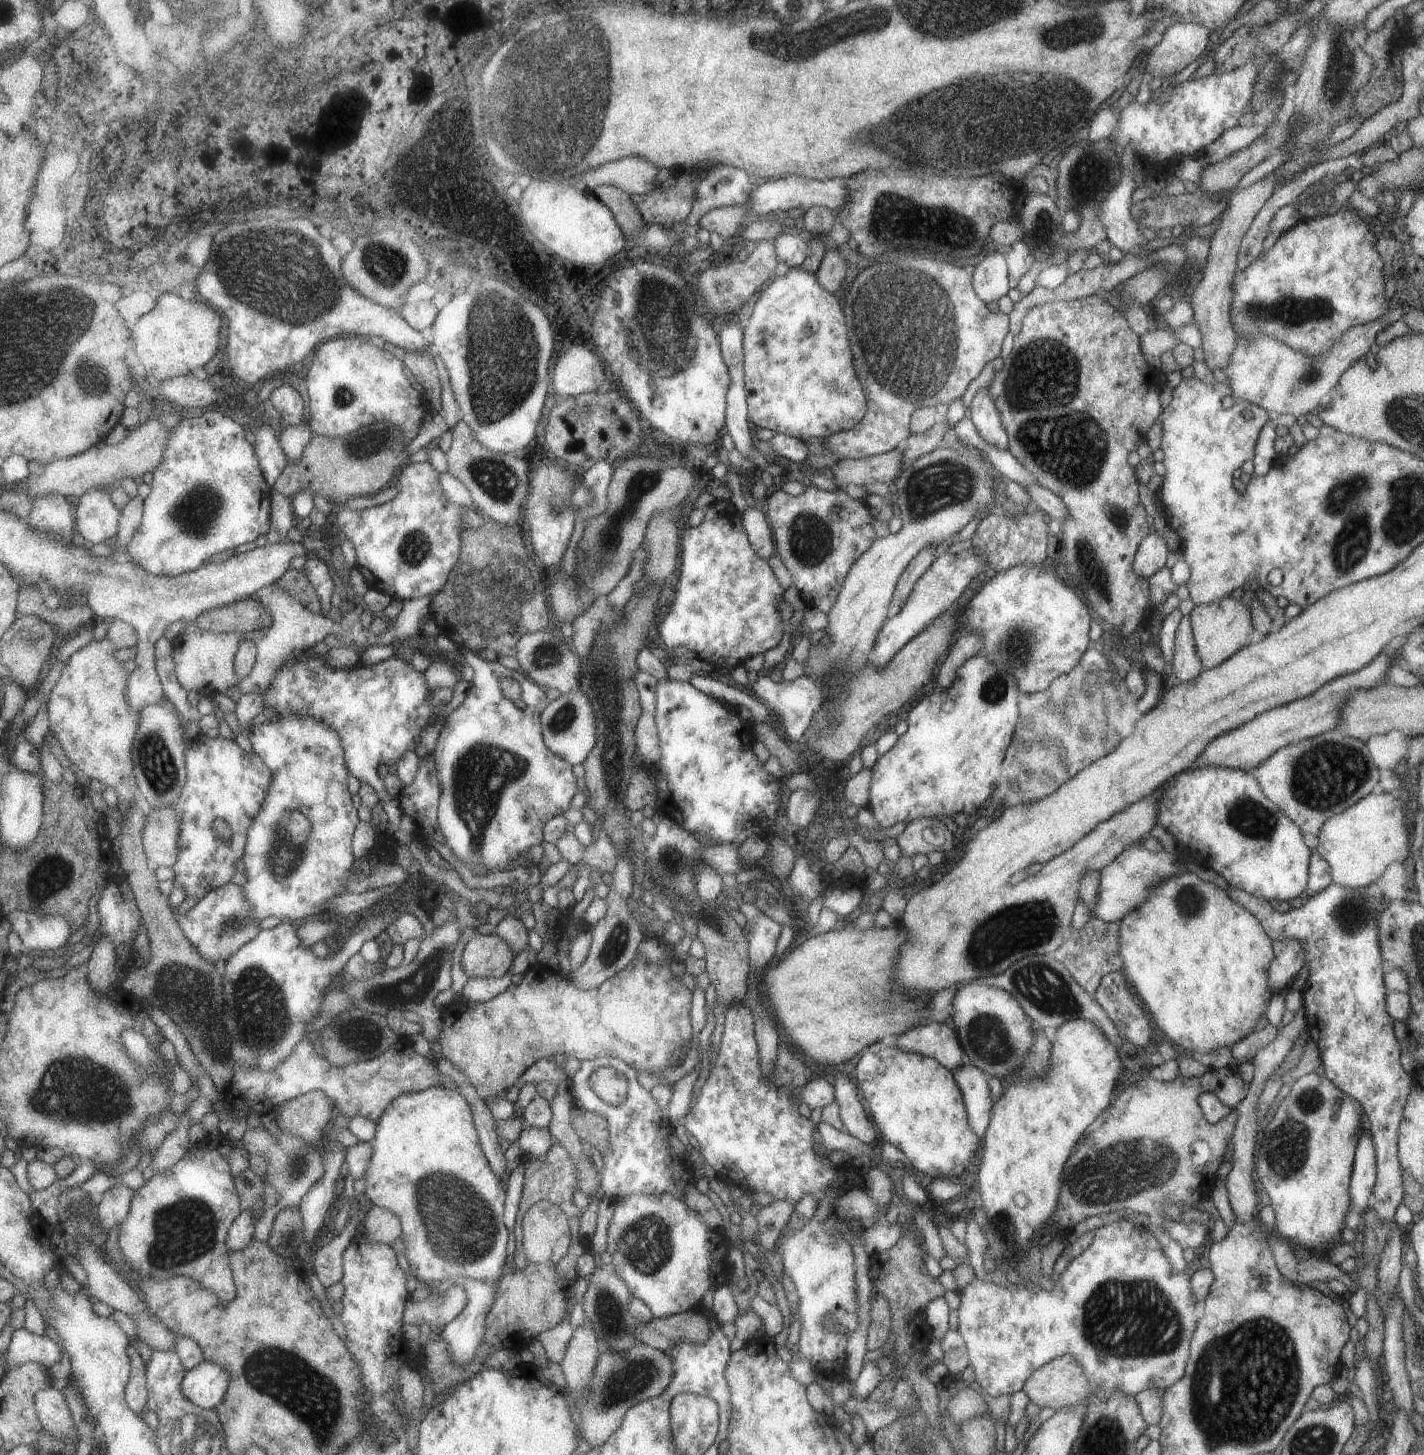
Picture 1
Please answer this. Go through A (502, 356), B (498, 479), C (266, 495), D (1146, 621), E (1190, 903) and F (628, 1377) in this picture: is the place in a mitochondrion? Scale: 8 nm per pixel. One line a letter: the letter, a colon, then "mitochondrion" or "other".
A: mitochondrion
B: mitochondrion
C: other
D: other
E: mitochondrion
F: mitochondrion

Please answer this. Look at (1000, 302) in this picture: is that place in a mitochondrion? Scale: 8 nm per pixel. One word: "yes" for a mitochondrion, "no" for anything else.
no

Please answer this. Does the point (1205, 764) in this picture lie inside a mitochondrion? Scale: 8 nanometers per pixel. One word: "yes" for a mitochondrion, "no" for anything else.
no

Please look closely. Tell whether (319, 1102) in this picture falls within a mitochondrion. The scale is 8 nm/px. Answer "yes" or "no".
no

